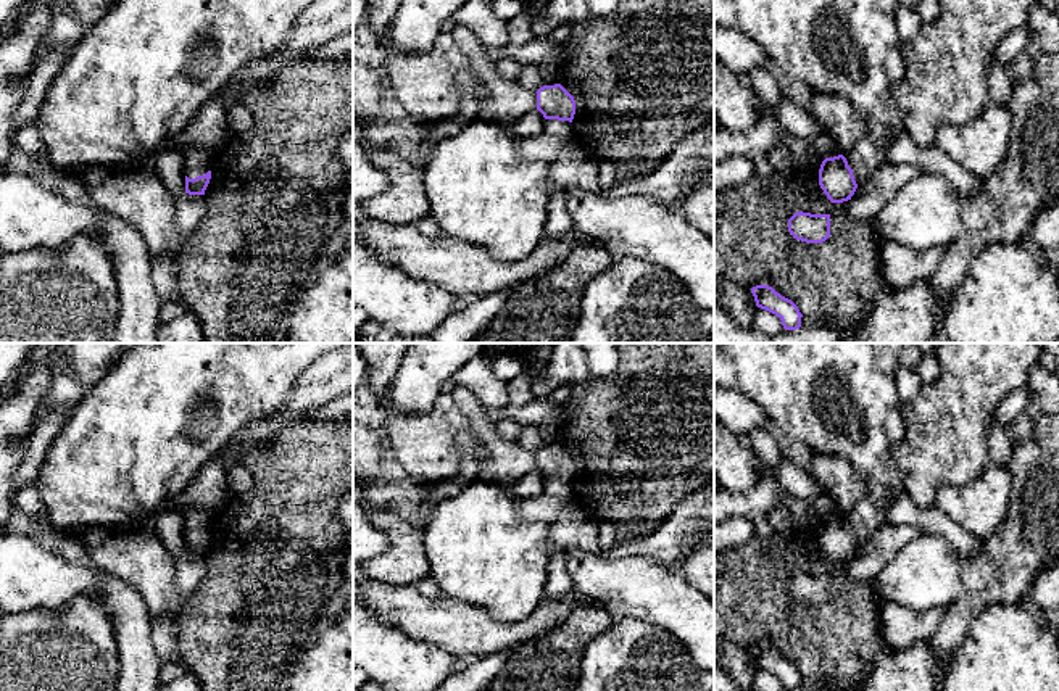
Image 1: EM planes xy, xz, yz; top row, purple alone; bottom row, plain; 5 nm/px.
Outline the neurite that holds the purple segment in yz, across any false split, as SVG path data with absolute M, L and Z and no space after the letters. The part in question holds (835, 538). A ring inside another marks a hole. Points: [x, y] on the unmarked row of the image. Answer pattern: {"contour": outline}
{"contour": "M714 343L714 388L735 390L759 403L779 433L808 445L812 454L846 459L862 477L864 494L845 515L825 519L819 546L832 564L851 561L856 549L887 527L885 504L906 494L891 449L904 441L901 401L895 387L901 351L914 343Z"}

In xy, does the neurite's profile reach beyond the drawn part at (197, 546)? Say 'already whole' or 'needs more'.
needs more

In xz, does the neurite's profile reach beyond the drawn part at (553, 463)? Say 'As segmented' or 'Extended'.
Extended

